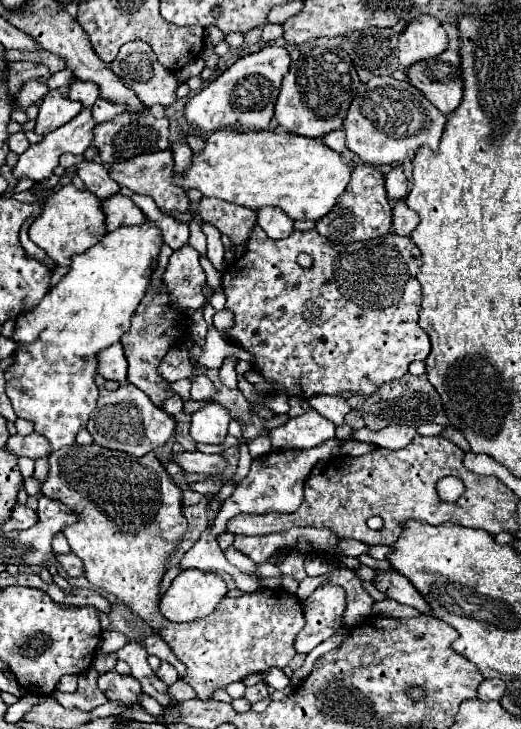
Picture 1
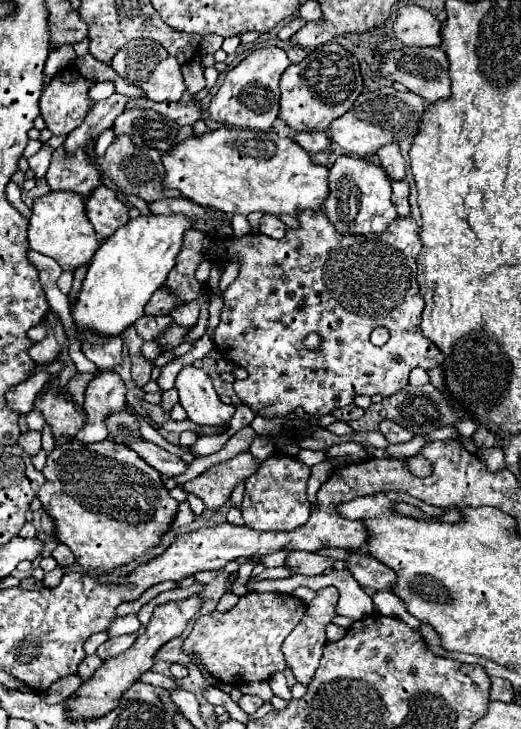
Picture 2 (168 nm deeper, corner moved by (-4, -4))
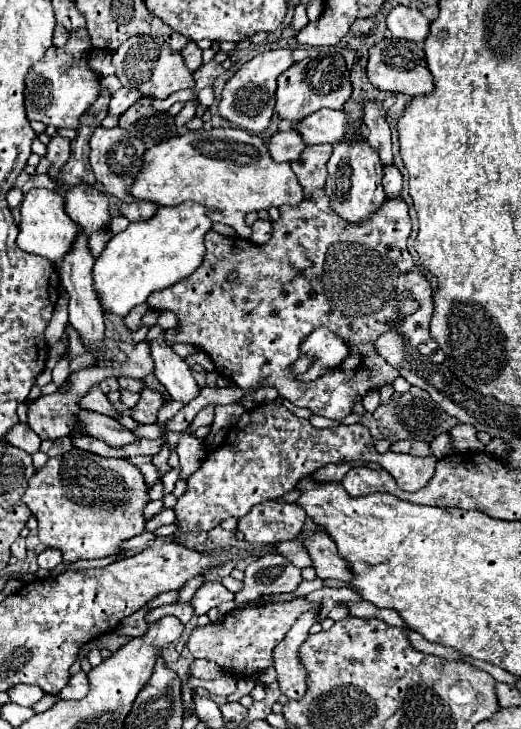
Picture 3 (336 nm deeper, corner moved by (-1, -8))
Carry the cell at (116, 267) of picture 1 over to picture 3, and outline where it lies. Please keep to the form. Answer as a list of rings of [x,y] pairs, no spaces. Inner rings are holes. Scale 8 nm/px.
[[[184,202],[180,206],[168,206],[168,208],[160,208],[156,212],[154,218],[146,220],[146,222],[132,222],[124,232],[116,234],[104,248],[104,252],[100,254],[100,258],[94,264],[92,276],[94,276],[94,292],[98,294],[98,302],[100,306],[110,312],[116,314],[120,318],[128,316],[128,312],[140,304],[146,302],[146,298],[162,288],[168,288],[172,284],[176,284],[178,280],[182,280],[184,276],[190,276],[204,260],[204,244],[202,244],[202,236],[204,232],[208,232],[212,226],[212,220],[206,214],[206,208],[194,202]]]

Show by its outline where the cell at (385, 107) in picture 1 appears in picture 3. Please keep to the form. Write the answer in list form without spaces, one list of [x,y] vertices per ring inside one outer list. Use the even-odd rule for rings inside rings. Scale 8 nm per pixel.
[[[318,110],[314,116],[306,116],[302,124],[294,126],[302,132],[306,144],[336,144],[346,134],[362,128],[362,118],[350,118],[344,110]]]

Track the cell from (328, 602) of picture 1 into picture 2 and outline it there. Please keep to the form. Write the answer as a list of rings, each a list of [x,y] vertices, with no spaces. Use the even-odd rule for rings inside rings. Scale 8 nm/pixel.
[[[329,586],[329,588],[323,588],[317,592],[317,596],[307,604],[307,610],[301,618],[301,622],[297,624],[297,628],[285,638],[281,650],[283,650],[283,656],[285,656],[285,662],[287,666],[291,668],[295,680],[303,686],[307,686],[311,680],[313,680],[313,674],[319,666],[319,660],[321,660],[321,650],[327,642],[325,638],[325,626],[331,622],[331,618],[335,616],[335,606],[337,606],[337,600],[339,600],[339,592],[337,588]]]

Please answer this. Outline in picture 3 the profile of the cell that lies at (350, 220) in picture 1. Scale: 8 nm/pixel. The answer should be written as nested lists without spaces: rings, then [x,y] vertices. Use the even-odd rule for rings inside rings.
[[[342,140],[342,144],[334,146],[332,158],[328,160],[326,196],[330,198],[332,210],[348,224],[360,224],[382,208],[386,202],[382,186],[382,164],[366,140]]]

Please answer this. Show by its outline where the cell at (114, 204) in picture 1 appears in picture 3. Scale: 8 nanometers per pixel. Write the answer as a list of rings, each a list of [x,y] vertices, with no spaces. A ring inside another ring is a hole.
[[[78,184],[66,192],[66,214],[82,228],[86,236],[110,228],[108,196],[98,188]]]

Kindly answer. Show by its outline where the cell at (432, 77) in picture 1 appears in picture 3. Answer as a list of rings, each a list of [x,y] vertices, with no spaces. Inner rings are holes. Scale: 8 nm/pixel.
[[[384,38],[374,48],[370,48],[370,60],[368,60],[366,72],[368,72],[368,80],[378,90],[400,92],[400,94],[408,94],[412,98],[430,94],[434,90],[434,80],[426,66],[424,50],[418,44],[390,44],[390,38]]]

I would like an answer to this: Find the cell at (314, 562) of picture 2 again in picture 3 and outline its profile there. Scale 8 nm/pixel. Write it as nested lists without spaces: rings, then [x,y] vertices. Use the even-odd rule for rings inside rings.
[[[266,554],[246,568],[244,588],[236,594],[236,606],[254,606],[264,596],[292,592],[302,580],[302,570],[288,558]]]

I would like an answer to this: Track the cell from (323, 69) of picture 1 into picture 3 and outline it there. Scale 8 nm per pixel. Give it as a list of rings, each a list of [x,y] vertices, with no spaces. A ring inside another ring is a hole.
[[[318,54],[308,56],[296,64],[292,64],[282,76],[278,76],[278,90],[276,90],[276,112],[280,118],[290,120],[292,124],[302,122],[306,116],[318,112],[320,108],[342,110],[352,94],[352,82],[346,68],[344,58],[334,54]]]

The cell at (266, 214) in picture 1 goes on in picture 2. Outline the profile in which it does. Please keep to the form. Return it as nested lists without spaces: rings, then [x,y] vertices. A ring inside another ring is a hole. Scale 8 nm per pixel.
[[[263,214],[261,222],[259,222],[259,232],[265,236],[271,236],[271,238],[277,238],[277,240],[285,236],[285,228],[287,226],[273,214]]]

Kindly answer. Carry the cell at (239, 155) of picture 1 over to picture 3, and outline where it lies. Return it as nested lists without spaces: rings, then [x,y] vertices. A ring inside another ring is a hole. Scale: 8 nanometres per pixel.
[[[212,128],[174,136],[146,150],[142,172],[130,190],[138,200],[150,200],[160,206],[178,206],[186,200],[198,202],[210,210],[214,222],[228,224],[238,236],[250,238],[244,224],[248,212],[298,206],[304,190],[294,176],[290,162],[274,162],[268,144],[240,128]]]

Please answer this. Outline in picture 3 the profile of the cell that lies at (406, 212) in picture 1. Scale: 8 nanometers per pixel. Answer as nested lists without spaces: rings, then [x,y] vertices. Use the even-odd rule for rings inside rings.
[[[390,166],[390,168],[384,168],[384,192],[386,192],[386,198],[388,200],[394,200],[400,196],[402,192],[402,174],[398,172],[396,166]]]

